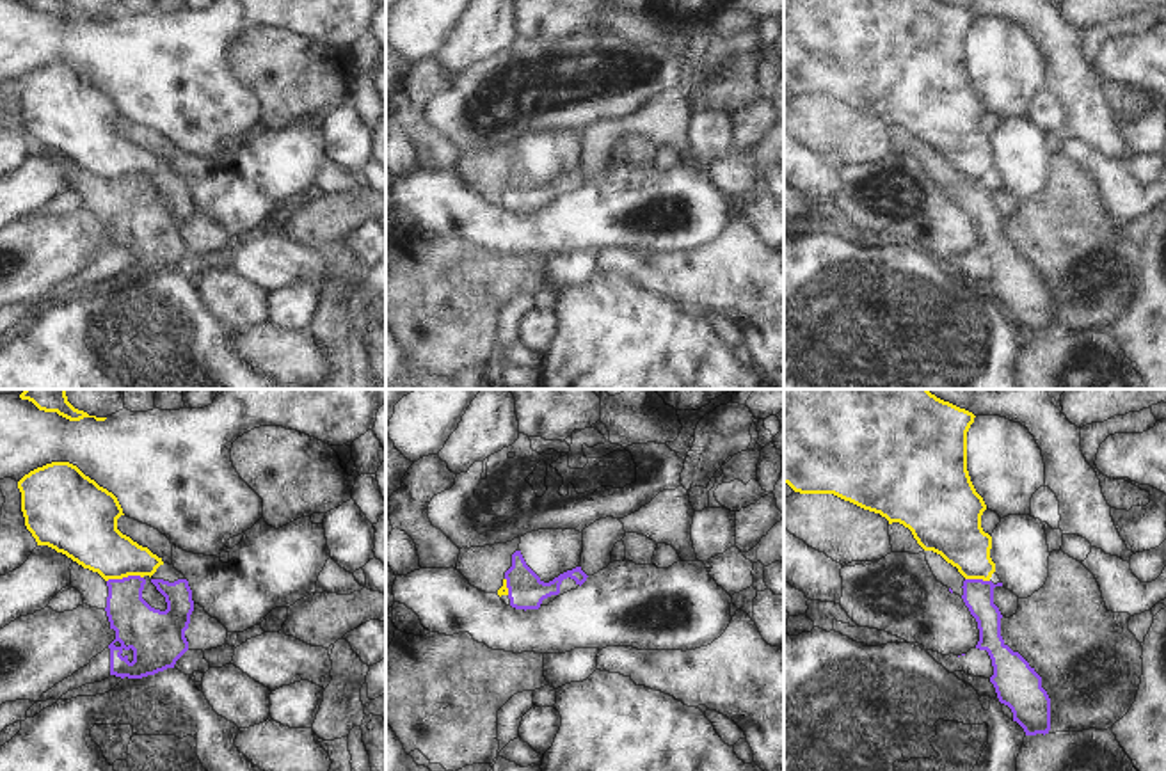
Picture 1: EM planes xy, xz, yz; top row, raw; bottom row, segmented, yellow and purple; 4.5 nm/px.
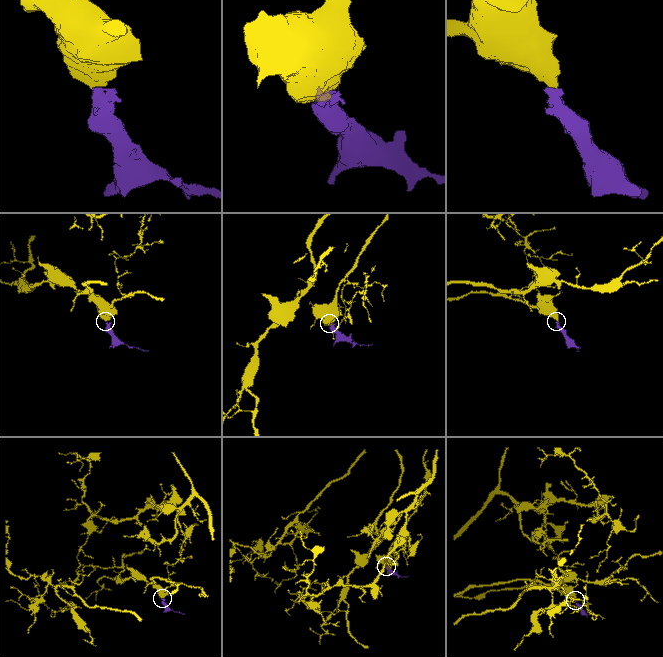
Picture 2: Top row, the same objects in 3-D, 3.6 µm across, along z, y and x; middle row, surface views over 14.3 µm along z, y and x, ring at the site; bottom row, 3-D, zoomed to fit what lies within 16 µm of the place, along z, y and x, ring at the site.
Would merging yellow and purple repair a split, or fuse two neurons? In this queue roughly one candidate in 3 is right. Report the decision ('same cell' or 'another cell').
another cell

